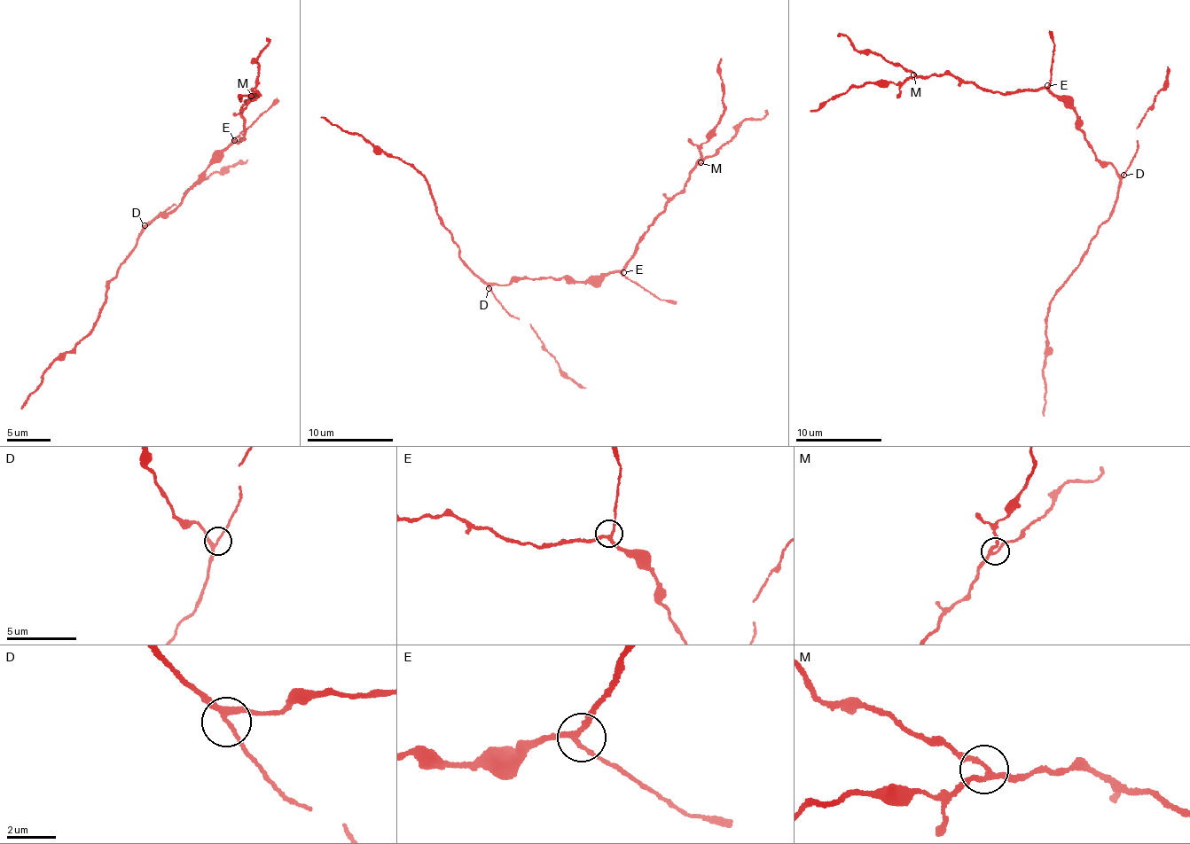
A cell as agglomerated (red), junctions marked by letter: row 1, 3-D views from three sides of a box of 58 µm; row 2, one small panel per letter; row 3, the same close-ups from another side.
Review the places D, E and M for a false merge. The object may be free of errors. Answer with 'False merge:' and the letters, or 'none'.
False merge: none

